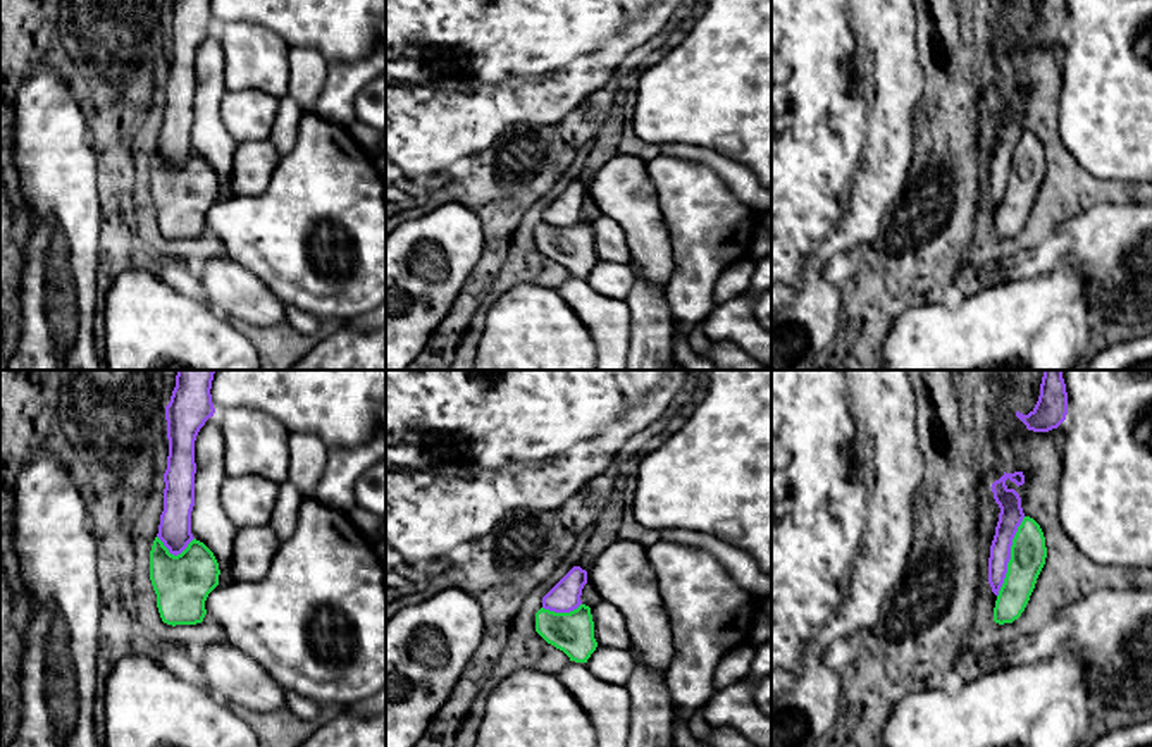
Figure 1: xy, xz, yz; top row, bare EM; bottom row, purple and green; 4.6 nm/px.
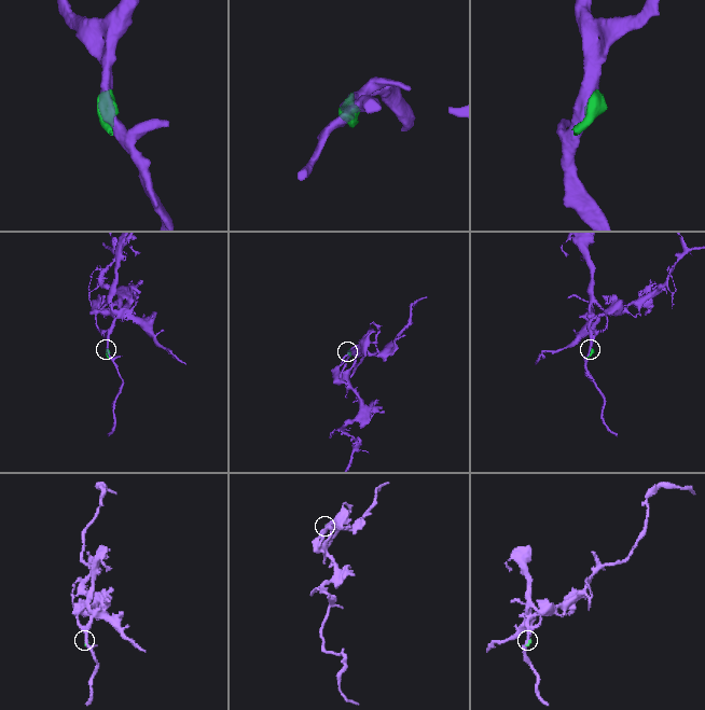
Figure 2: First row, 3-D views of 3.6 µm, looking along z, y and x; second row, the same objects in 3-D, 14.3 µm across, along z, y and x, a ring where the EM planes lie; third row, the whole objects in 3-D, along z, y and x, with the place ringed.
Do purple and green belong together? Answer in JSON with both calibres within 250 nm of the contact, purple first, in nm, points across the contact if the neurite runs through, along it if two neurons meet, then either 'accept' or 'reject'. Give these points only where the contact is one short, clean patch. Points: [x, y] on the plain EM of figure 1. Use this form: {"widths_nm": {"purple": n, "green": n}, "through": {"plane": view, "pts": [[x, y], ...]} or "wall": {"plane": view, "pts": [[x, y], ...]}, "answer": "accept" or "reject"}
{"widths_nm": {"purple": 120, "green": 170}, "answer": "accept"}

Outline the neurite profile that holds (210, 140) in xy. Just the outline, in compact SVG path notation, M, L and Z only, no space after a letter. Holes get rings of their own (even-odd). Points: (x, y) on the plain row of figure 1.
M210 31L196 50L195 77L191 148L214 167L219 181L229 188L238 141L227 133L220 115L226 93L226 55L215 31Z

